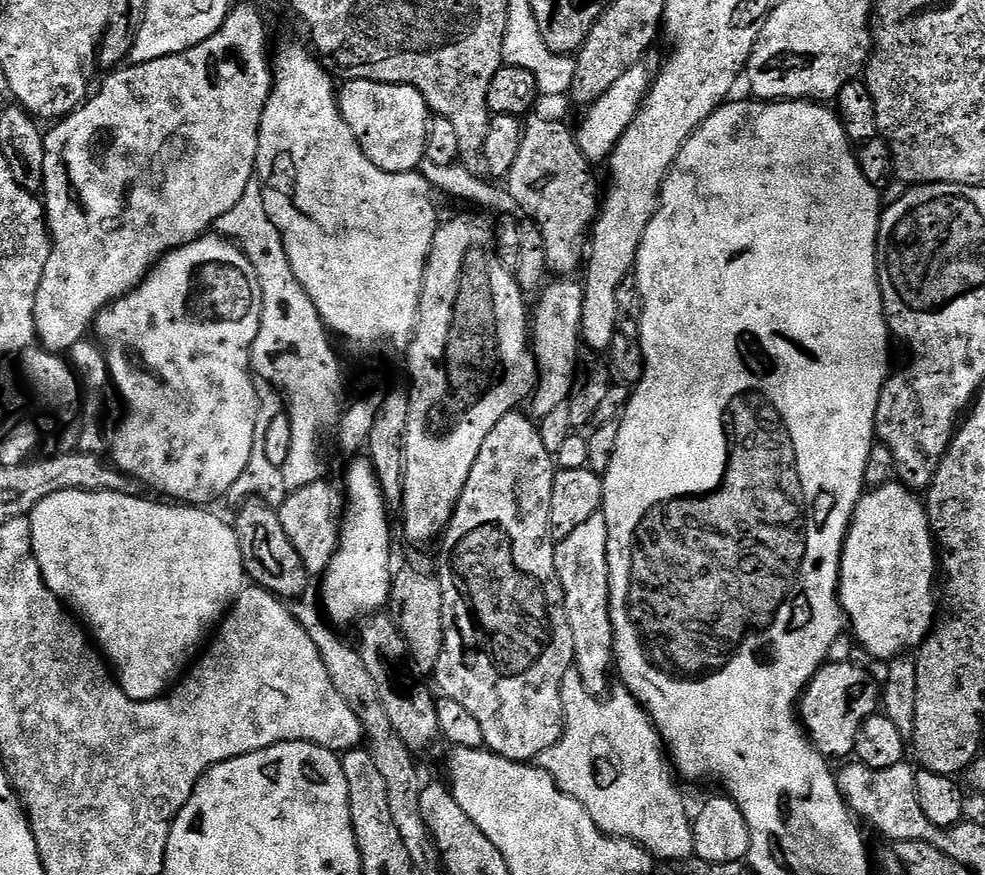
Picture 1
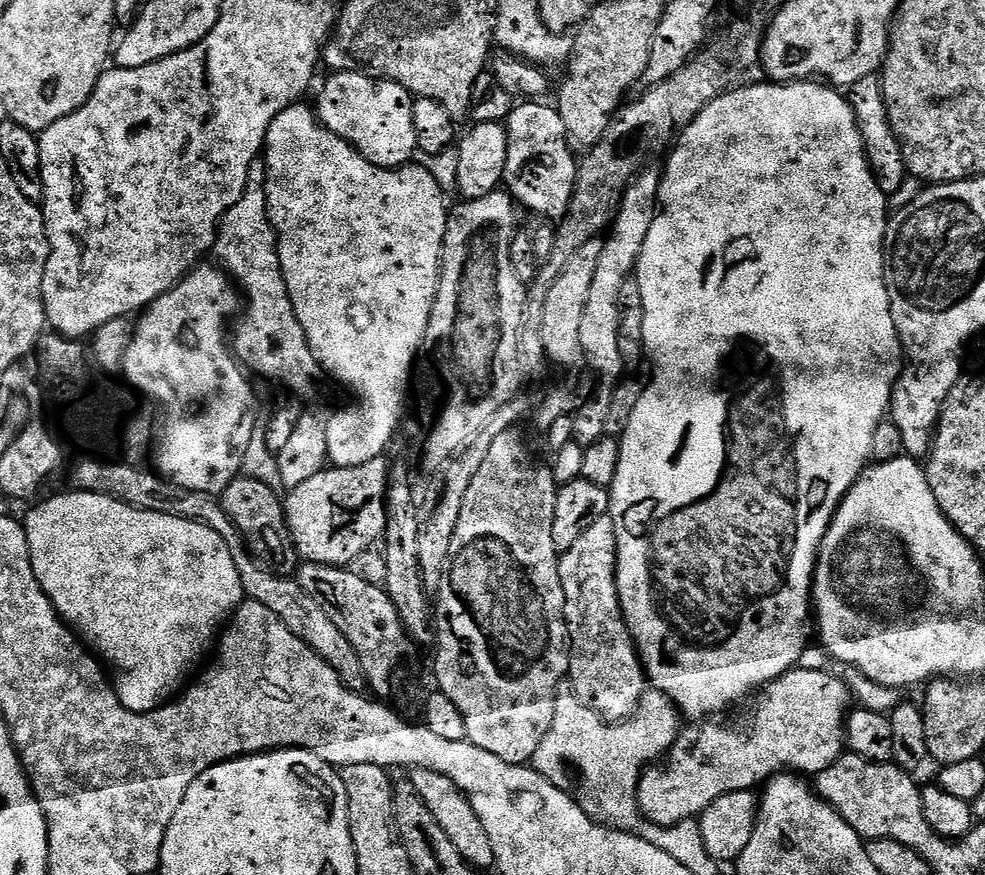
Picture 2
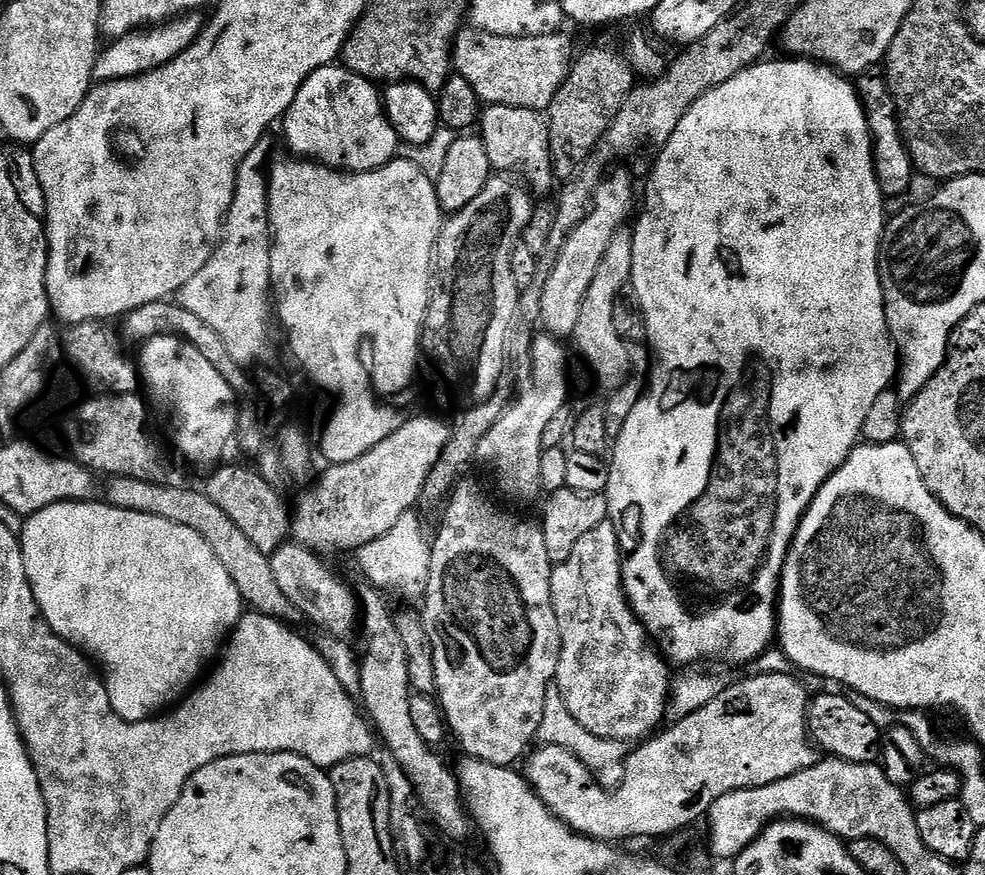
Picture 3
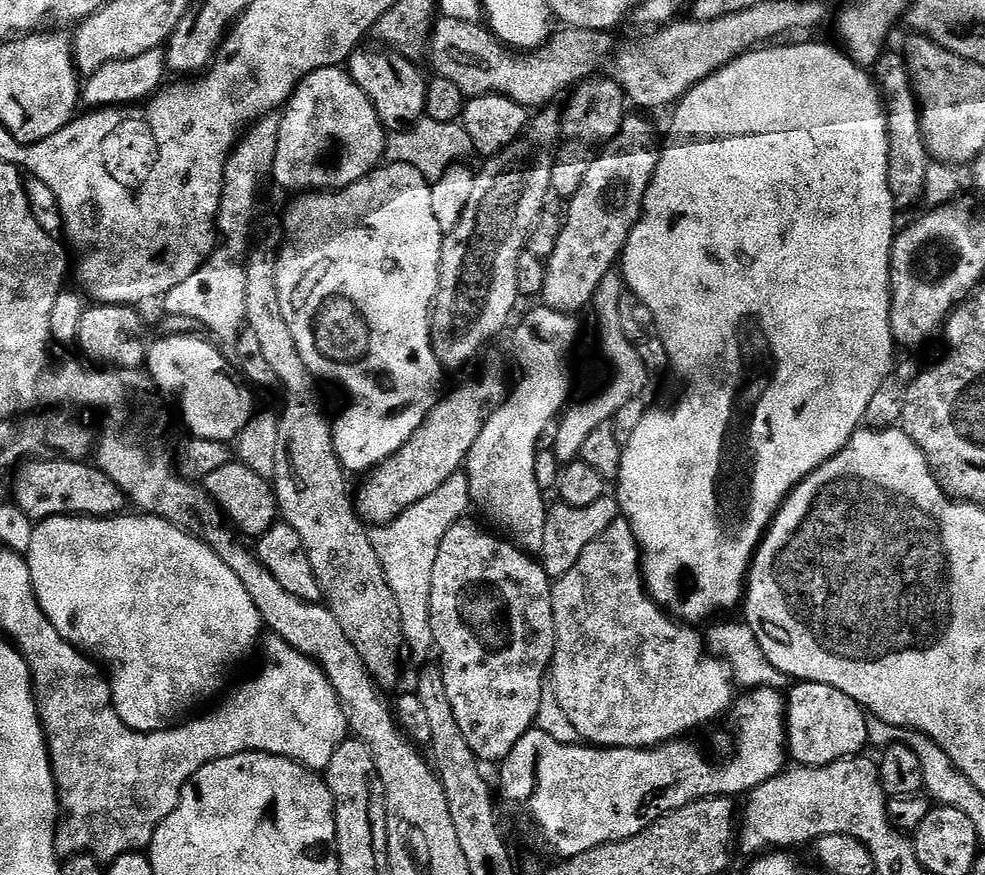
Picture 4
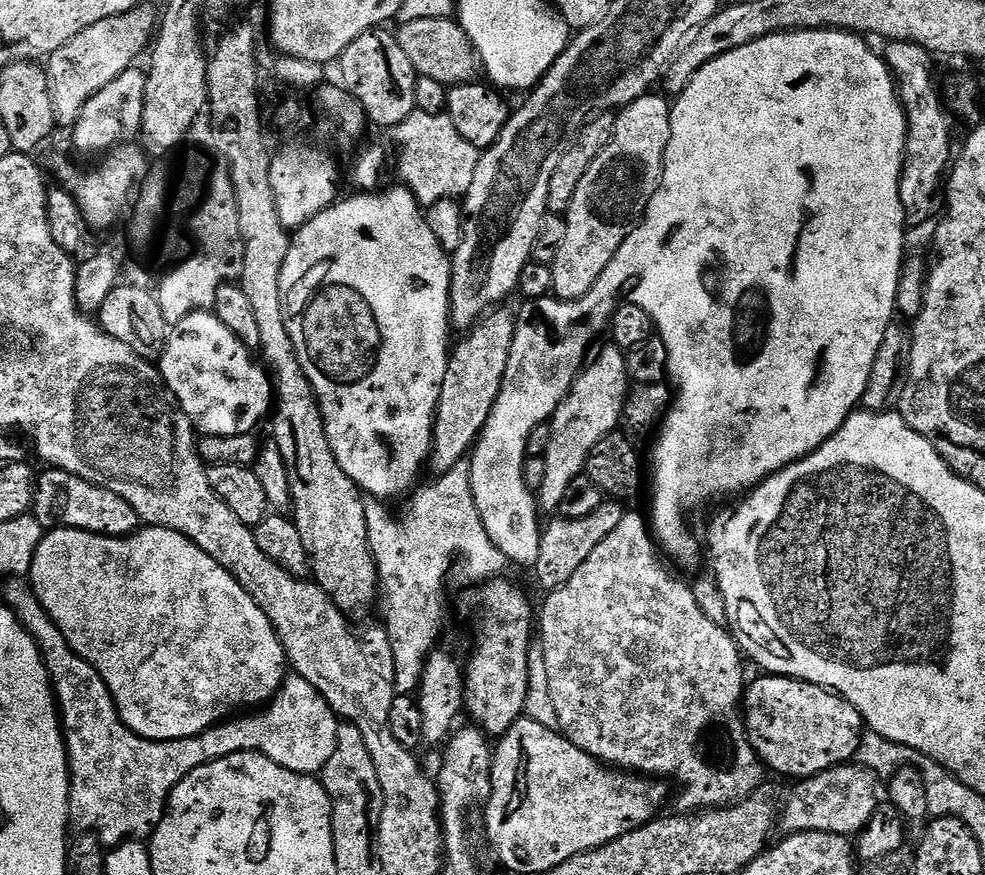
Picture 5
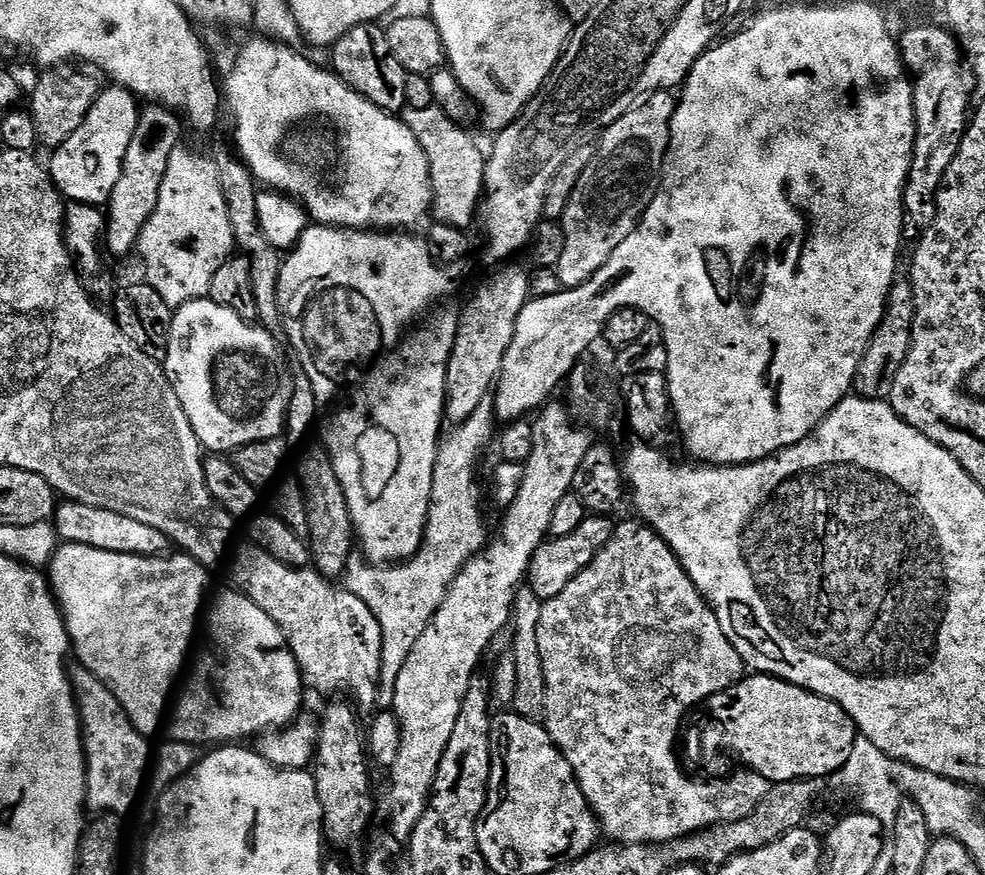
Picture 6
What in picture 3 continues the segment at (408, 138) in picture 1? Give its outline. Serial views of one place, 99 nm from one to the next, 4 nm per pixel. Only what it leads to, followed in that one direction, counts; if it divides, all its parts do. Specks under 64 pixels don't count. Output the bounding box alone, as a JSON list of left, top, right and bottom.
[282,66,402,172]

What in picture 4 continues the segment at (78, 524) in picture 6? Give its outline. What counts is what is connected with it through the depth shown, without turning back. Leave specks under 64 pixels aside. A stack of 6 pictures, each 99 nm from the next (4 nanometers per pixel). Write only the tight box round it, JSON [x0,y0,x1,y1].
[10,458,126,522]

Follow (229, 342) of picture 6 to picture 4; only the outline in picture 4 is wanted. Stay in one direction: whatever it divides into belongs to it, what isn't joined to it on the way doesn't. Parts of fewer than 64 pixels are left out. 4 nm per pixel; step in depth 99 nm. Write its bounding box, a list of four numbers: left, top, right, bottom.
[150,334,254,442]

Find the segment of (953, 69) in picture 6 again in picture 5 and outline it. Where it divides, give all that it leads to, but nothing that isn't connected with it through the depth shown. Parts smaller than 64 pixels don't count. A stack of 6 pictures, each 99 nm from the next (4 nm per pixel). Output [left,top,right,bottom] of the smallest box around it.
[882,40,954,225]

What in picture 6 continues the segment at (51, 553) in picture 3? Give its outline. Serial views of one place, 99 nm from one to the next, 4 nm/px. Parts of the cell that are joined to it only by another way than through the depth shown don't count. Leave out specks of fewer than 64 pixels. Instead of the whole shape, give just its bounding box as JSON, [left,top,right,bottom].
[46,543,306,746]

